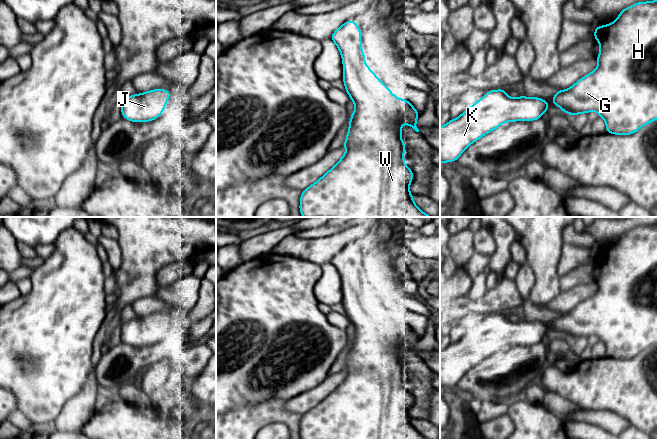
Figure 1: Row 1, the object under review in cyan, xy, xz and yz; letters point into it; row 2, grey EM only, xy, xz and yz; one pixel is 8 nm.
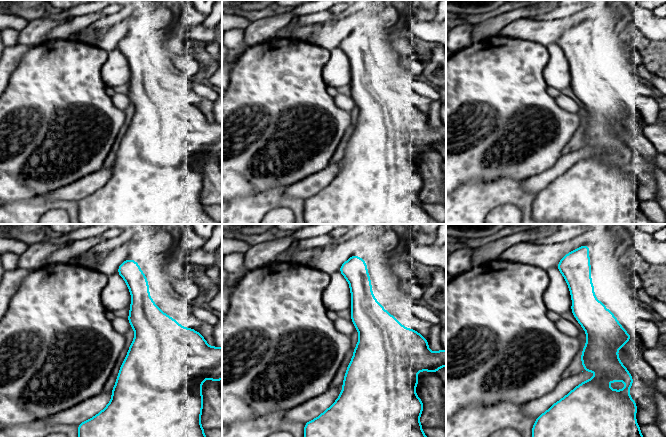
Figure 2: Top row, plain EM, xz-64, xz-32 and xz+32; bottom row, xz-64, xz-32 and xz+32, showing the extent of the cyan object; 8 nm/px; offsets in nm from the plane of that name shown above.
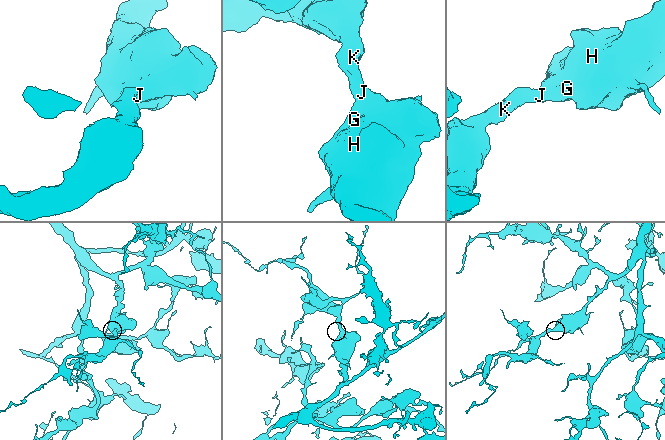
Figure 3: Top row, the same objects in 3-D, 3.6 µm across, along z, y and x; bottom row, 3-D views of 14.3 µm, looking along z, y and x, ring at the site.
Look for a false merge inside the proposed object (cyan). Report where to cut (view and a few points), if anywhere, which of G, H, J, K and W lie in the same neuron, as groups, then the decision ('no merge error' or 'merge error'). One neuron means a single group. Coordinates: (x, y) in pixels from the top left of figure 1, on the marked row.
cut none; groups G H J K W; no merge error

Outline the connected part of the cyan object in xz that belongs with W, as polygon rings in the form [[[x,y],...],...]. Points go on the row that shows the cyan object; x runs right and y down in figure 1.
[[[347,20],[331,35],[331,40],[339,49],[343,62],[343,82],[345,90],[355,103],[350,117],[347,137],[342,147],[346,153],[320,179],[302,191],[299,210],[303,217],[432,217],[422,212],[410,193],[410,183],[414,178],[411,169],[404,163],[406,145],[401,138],[402,123],[416,132],[419,113],[407,99],[396,97],[390,89],[377,78],[365,63],[361,49],[361,30],[353,20]]]

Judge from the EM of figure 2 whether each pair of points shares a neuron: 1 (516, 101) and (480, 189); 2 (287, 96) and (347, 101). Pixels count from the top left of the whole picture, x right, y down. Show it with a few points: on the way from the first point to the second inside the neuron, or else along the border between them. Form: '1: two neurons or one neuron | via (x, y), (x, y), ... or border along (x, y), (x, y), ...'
1: two neurons | border along (506, 177), (489, 181), (468, 181), (460, 186)
2: two neurons | border along (333, 97), (334, 102), (339, 107), (349, 112)

